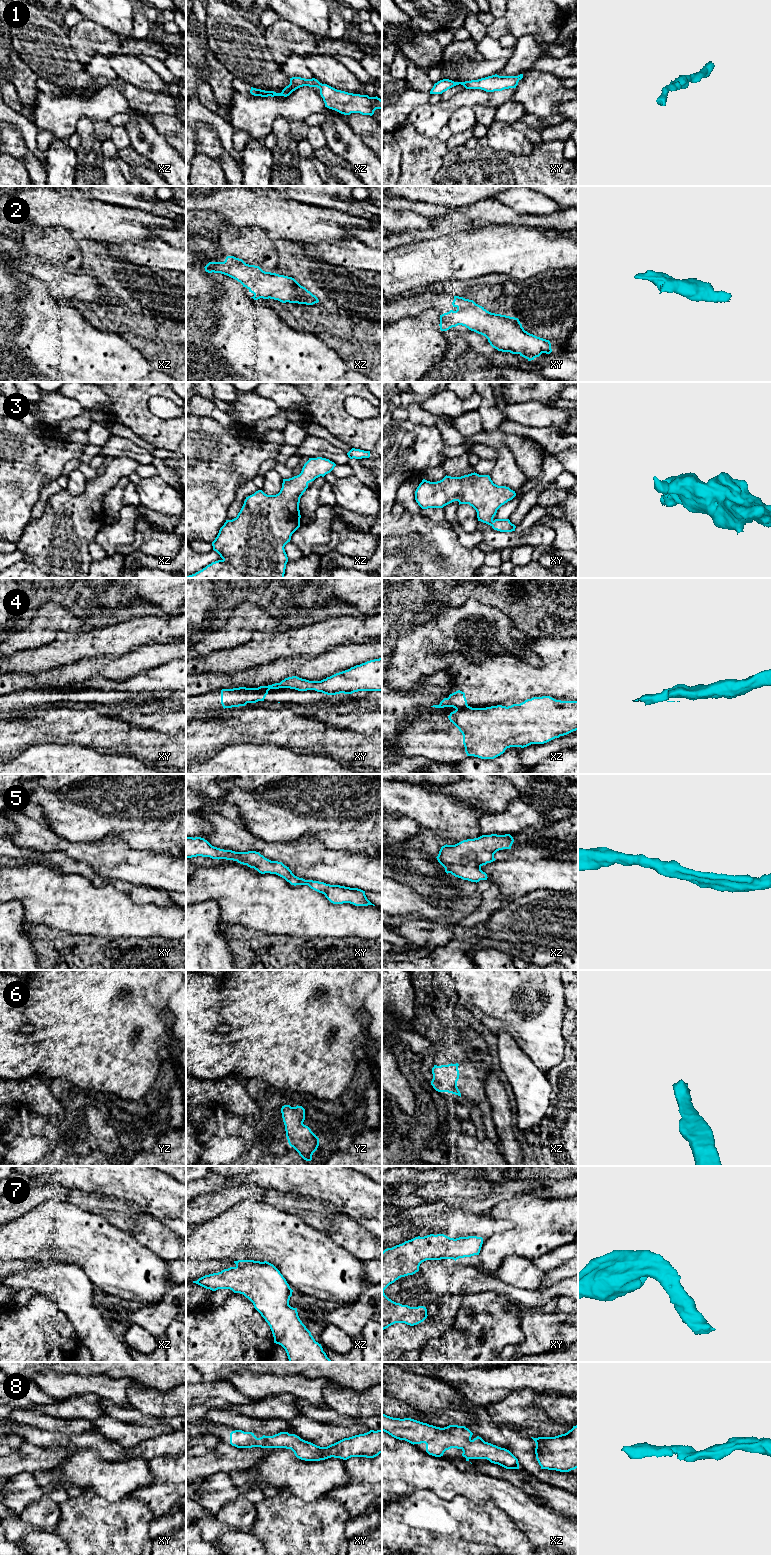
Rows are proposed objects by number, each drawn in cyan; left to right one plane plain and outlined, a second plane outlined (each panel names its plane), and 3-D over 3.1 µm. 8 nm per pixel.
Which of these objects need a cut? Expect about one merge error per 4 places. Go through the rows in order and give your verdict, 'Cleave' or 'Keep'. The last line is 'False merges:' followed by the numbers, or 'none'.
1: Keep
2: Keep
3: Keep
4: Cleave
5: Keep
6: Keep
7: Keep
8: Keep
False merges: 4

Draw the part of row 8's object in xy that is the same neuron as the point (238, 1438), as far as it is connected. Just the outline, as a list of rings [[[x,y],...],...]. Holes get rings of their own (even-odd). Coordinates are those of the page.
[[[382,1429],[344,1438],[327,1447],[320,1447],[295,1434],[280,1432],[257,1438],[252,1432],[235,1430],[230,1433],[230,1444],[237,1448],[286,1448],[305,1461],[320,1461],[331,1457],[347,1460],[351,1457],[374,1458],[382,1453]]]

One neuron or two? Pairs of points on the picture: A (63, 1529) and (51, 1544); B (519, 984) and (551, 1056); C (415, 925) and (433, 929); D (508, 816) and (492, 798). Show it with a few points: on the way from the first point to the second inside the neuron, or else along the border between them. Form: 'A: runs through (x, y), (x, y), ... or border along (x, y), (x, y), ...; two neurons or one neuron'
A: border along (55, 1532), (68, 1544); two neurons
B: runs through (527, 1002), (533, 1012), (540, 1038); one neuron
C: runs through (419, 929), (429, 929); one neuron
D: border along (518, 798), (511, 801), (503, 810), (487, 814); two neurons

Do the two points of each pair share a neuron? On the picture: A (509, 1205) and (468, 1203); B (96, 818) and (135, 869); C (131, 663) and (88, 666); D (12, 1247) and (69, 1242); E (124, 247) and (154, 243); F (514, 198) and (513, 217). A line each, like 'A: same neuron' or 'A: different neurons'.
A: different neurons
B: different neurons
C: same neuron
D: same neuron
E: same neuron
F: different neurons

